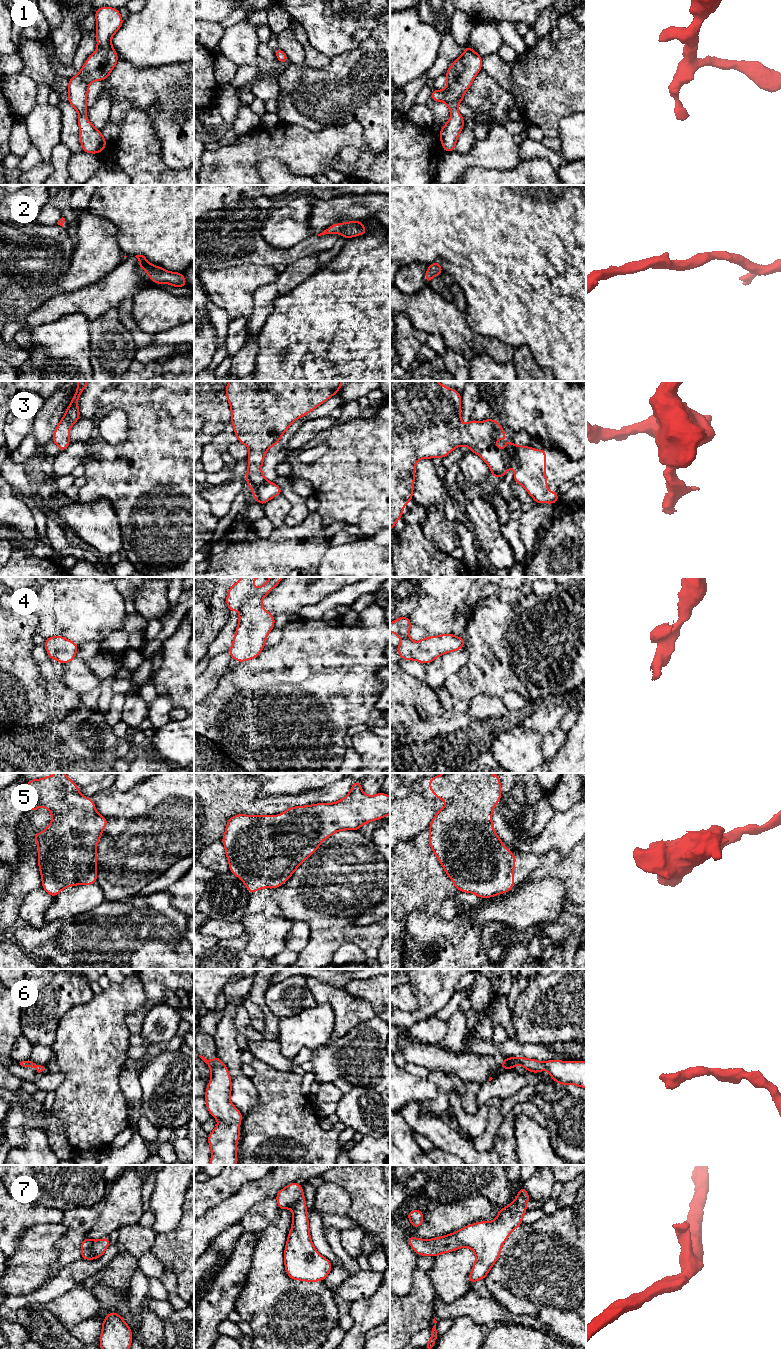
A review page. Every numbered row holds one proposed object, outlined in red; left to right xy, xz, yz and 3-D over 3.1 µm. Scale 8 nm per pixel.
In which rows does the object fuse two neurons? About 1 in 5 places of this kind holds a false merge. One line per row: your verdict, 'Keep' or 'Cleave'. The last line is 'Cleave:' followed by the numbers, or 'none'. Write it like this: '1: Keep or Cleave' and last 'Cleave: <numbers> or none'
1: Keep
2: Keep
3: Keep
4: Keep
5: Keep
6: Keep
7: Keep
Cleave: none

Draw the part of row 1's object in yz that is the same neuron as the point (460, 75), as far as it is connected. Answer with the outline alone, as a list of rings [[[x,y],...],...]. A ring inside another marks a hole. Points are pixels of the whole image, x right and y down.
[[[464,46],[465,52],[446,71],[447,88],[443,91],[433,89],[431,99],[434,102],[445,102],[450,109],[451,117],[442,127],[439,138],[445,152],[455,152],[455,144],[465,125],[464,118],[457,110],[458,104],[463,102],[463,95],[472,85],[472,82],[482,69],[482,57]]]

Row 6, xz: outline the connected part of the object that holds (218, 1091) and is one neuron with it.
[[[215,1055],[214,1060],[207,1060],[204,1056],[199,1057],[210,1067],[211,1080],[206,1088],[206,1107],[211,1116],[219,1120],[217,1127],[208,1134],[208,1144],[211,1149],[211,1160],[209,1165],[237,1165],[237,1141],[241,1128],[239,1122],[243,1120],[241,1112],[230,1102],[232,1083],[228,1068]]]

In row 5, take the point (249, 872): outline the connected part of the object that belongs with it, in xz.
[[[355,780],[349,794],[335,803],[290,807],[281,815],[249,816],[238,814],[228,819],[225,834],[221,839],[229,861],[229,870],[240,878],[253,895],[258,889],[274,889],[283,885],[293,872],[321,845],[321,842],[341,830],[356,830],[365,823],[382,819],[390,814],[390,797],[380,792],[374,796],[366,795],[360,781]]]

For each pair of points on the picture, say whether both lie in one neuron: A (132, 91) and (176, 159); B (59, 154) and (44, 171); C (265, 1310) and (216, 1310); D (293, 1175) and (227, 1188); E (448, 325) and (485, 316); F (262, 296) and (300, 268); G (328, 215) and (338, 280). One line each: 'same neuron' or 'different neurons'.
A: same neuron
B: different neurons
C: different neurons
D: different neurons
E: different neurons
F: same neuron
G: different neurons

